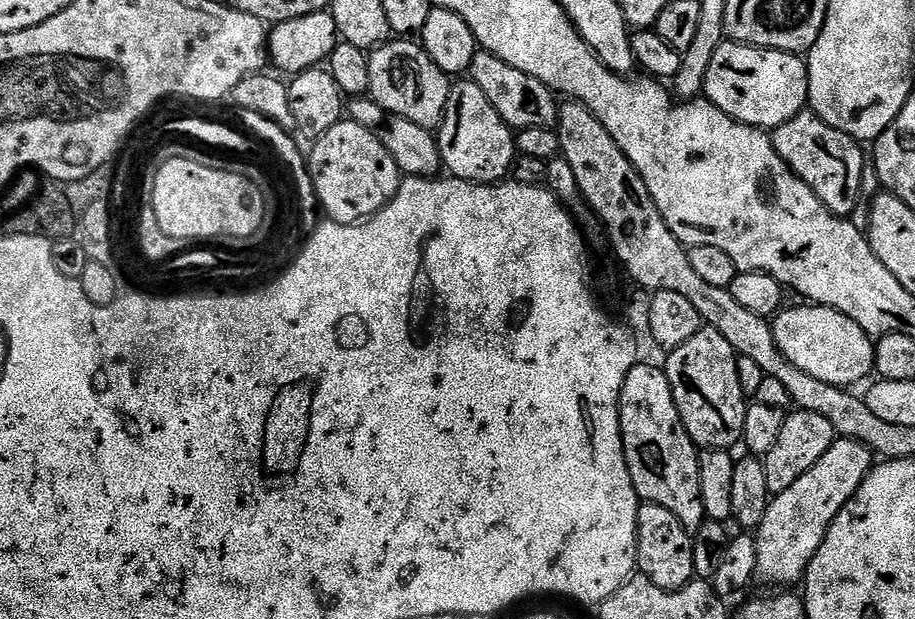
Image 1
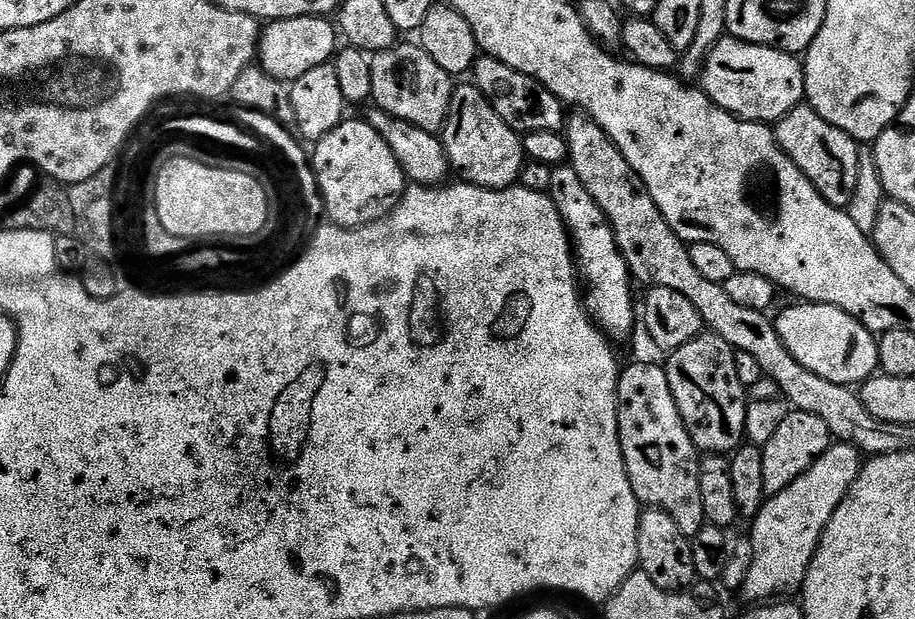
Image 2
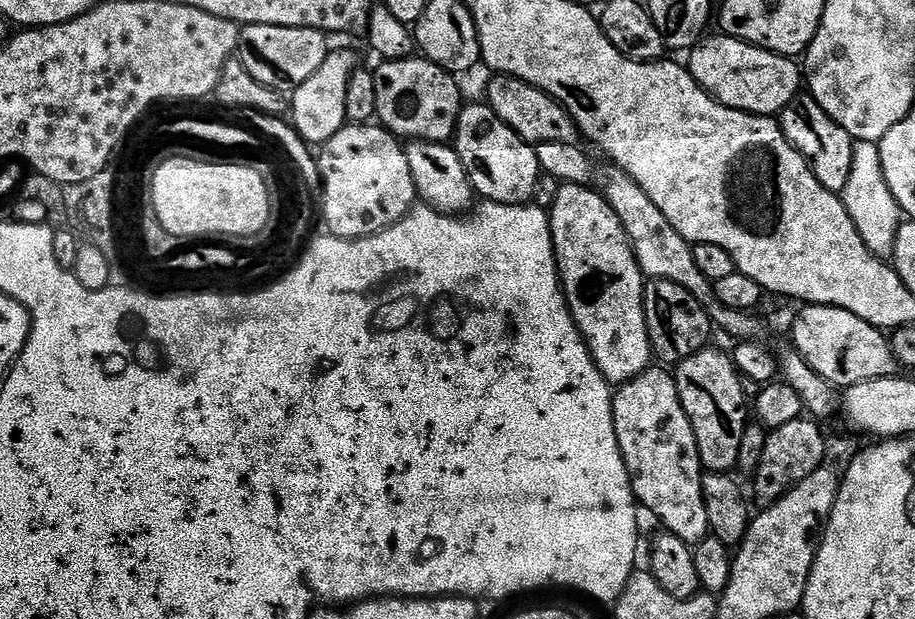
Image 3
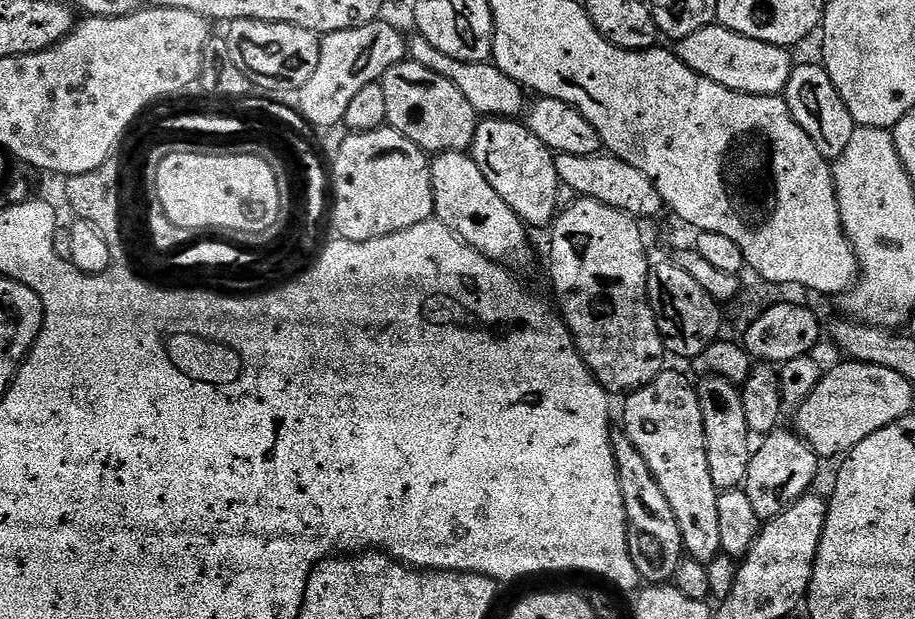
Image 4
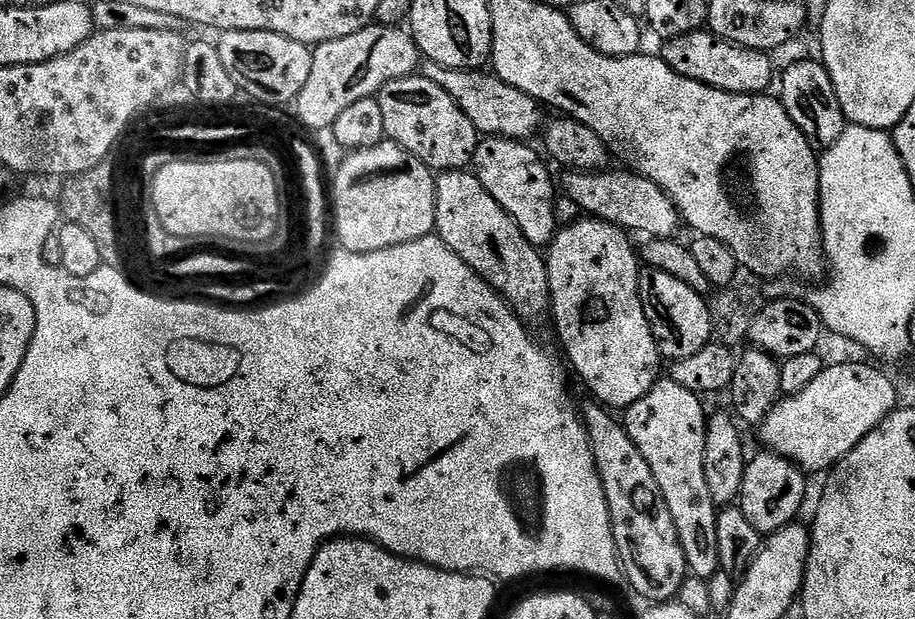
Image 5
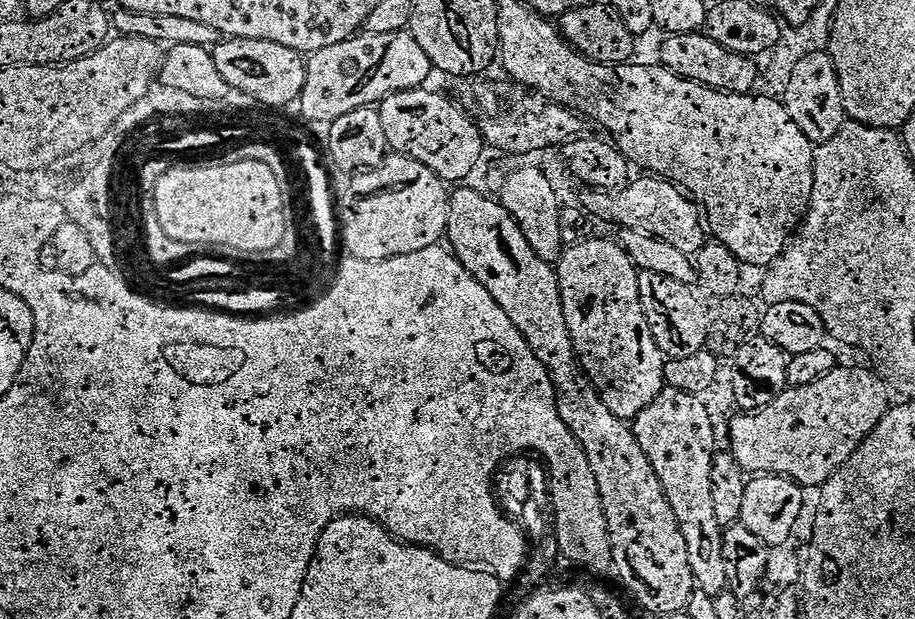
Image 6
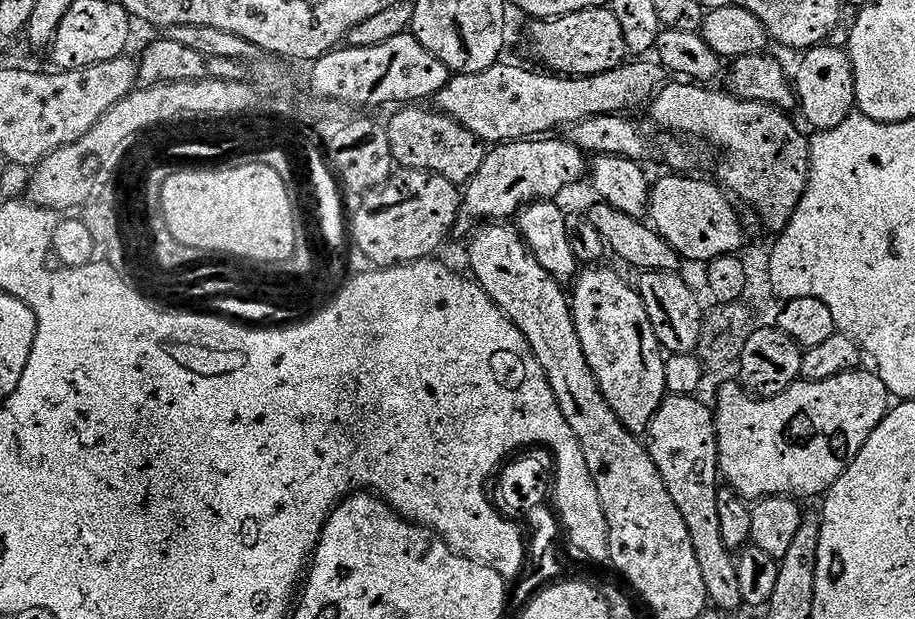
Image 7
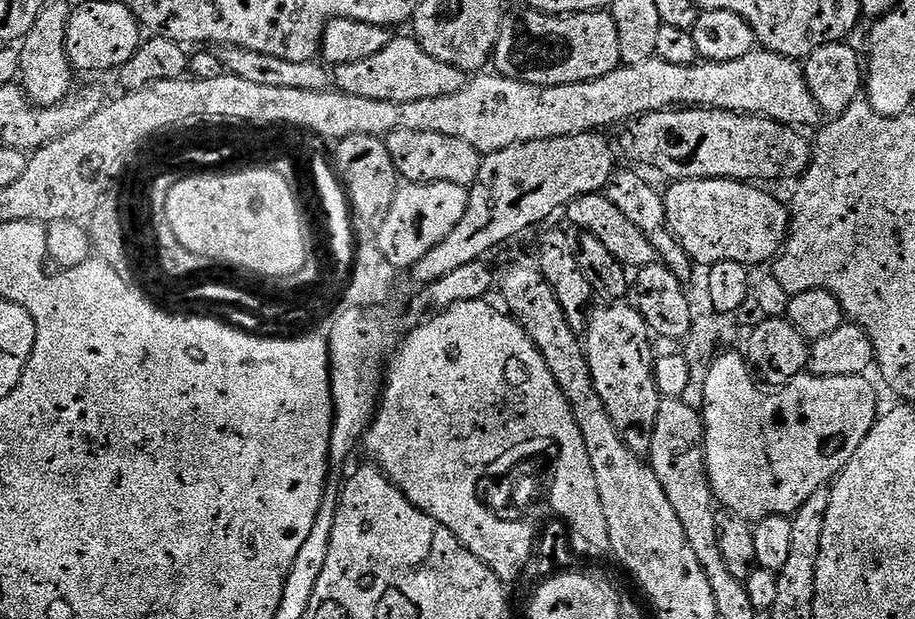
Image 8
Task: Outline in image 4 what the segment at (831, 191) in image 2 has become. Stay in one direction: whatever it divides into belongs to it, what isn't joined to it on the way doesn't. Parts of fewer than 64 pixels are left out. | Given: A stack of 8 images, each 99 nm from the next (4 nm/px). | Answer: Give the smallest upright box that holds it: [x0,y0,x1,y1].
[782,63,858,162]

